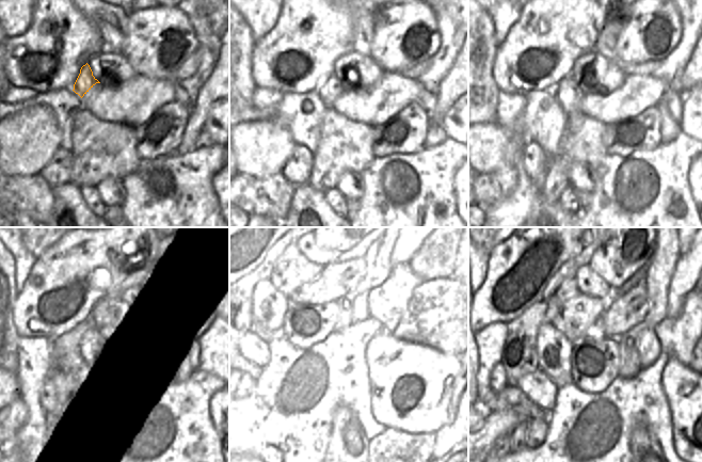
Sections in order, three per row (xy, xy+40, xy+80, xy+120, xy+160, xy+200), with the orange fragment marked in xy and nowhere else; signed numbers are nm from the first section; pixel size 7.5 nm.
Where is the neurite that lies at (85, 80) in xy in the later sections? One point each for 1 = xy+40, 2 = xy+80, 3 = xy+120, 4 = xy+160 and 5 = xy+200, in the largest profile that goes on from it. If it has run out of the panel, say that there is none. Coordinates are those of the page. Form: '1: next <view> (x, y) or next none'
1: next xy+40 (330, 88)
2: next xy+80 (568, 93)
3: next xy+120 (85, 335)
4: next xy+160 (314, 347)
5: next xy+200 (554, 351)

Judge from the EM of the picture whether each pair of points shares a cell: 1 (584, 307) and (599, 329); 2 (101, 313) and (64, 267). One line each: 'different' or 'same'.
1: same
2: different

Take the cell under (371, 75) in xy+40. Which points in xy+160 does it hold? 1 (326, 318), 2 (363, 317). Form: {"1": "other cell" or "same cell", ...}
{"1": "same cell", "2": "same cell"}

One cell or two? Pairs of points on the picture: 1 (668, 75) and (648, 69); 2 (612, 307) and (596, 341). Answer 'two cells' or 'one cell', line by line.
1: two cells
2: two cells

